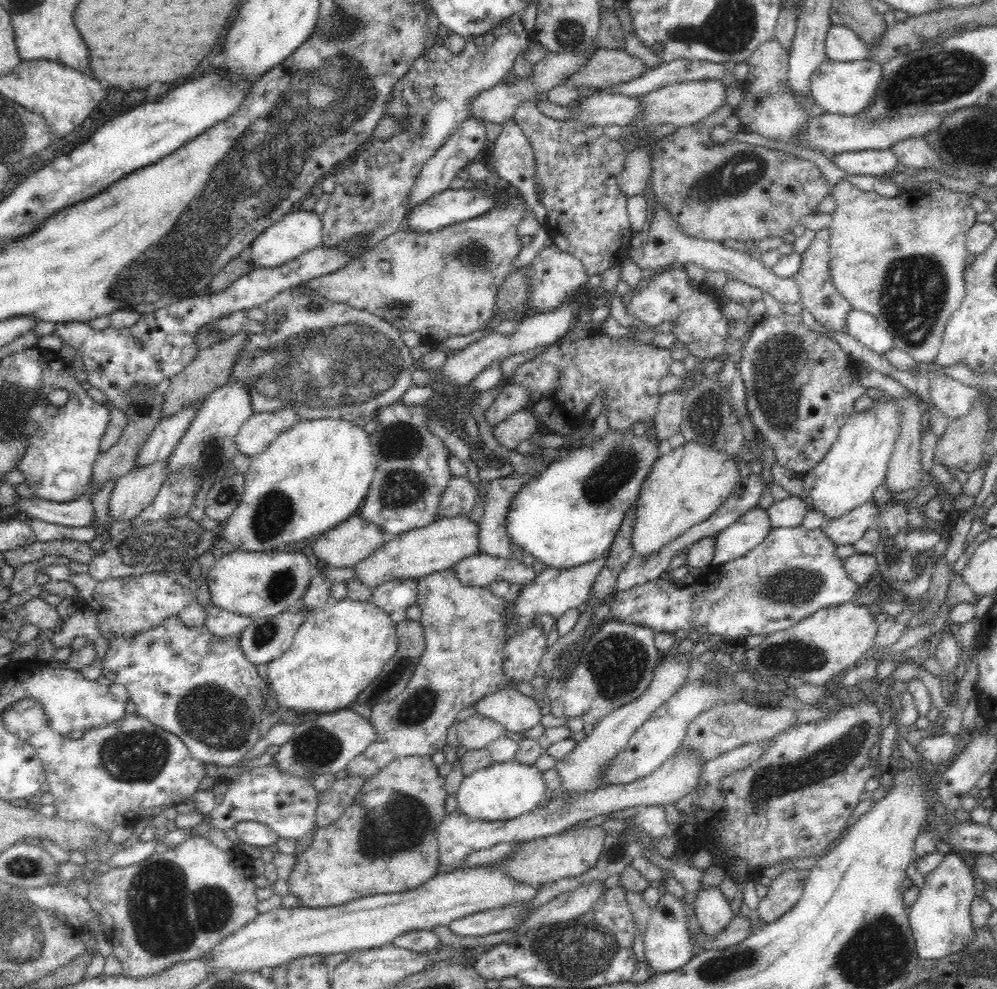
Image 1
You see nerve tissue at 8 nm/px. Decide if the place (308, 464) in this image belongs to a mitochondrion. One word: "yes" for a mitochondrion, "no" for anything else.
no

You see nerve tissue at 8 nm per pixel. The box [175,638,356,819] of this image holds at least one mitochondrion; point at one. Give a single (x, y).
(218, 717)

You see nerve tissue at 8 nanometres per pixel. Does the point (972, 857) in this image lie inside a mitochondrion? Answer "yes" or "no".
no

